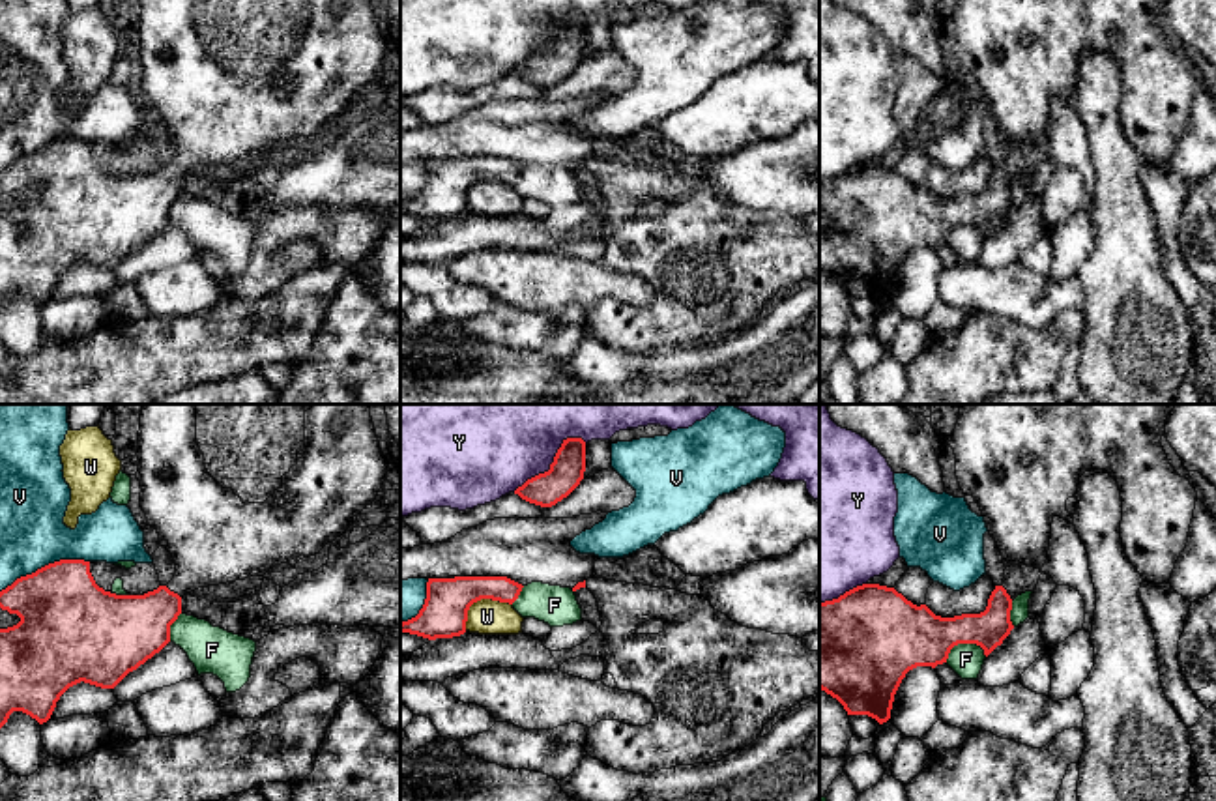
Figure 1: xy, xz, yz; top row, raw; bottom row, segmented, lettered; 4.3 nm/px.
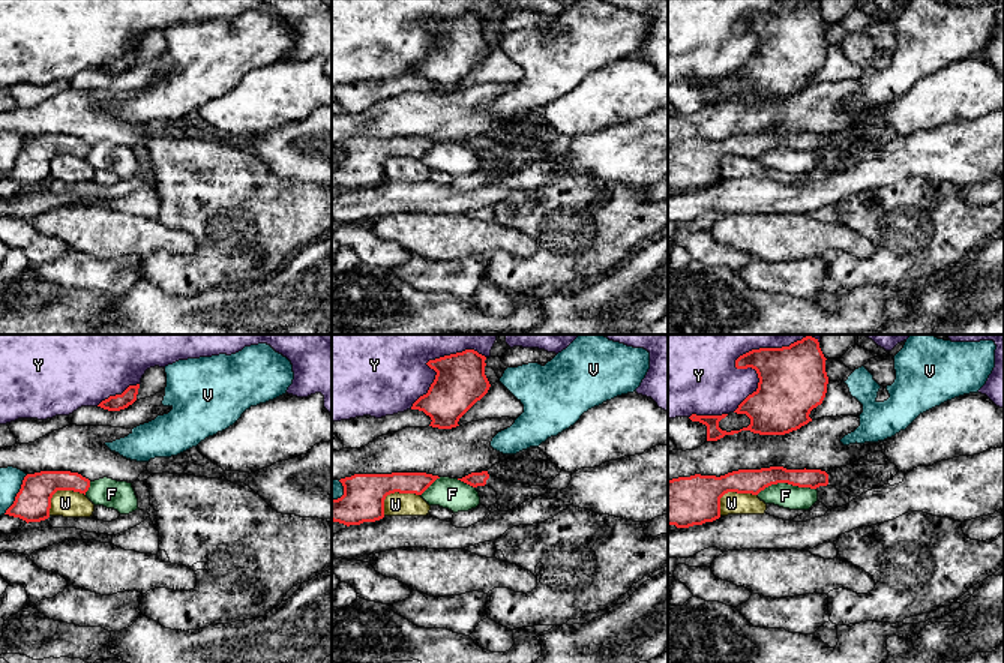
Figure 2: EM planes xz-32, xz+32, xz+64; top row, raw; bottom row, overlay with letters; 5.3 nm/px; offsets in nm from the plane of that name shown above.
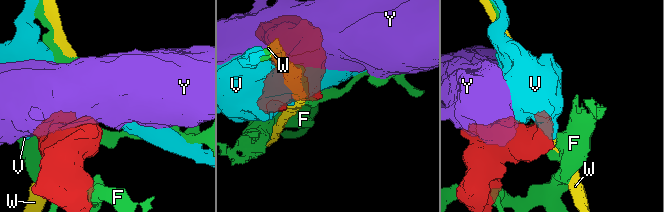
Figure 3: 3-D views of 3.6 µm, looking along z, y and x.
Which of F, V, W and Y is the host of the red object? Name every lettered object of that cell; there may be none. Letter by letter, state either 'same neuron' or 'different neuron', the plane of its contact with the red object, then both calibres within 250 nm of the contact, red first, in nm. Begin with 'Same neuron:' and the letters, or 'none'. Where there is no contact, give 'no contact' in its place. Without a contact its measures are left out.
Same neuron: none
F: different neuron; meets red in yz; 280 nm thick on the red side, 140 nm on the other
V: different neuron; meets red in xy; 400 nm thick on the red side, 280 nm on the other
W: different neuron; meets red in xz; 200 nm thick on the red side, 150 nm on the other
Y: different neuron; meets red in xz; 150 nm thick on the red side, 320 nm on the other

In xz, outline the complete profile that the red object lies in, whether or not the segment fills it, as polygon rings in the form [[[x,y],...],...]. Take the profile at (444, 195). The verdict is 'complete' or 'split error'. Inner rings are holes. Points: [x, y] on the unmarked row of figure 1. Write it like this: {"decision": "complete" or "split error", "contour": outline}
{"decision": "complete", "contour": [[[507,157],[428,159],[427,180],[419,195],[400,204],[400,213],[428,221],[453,219],[466,213],[468,191],[481,180],[513,185],[522,165]]]}

